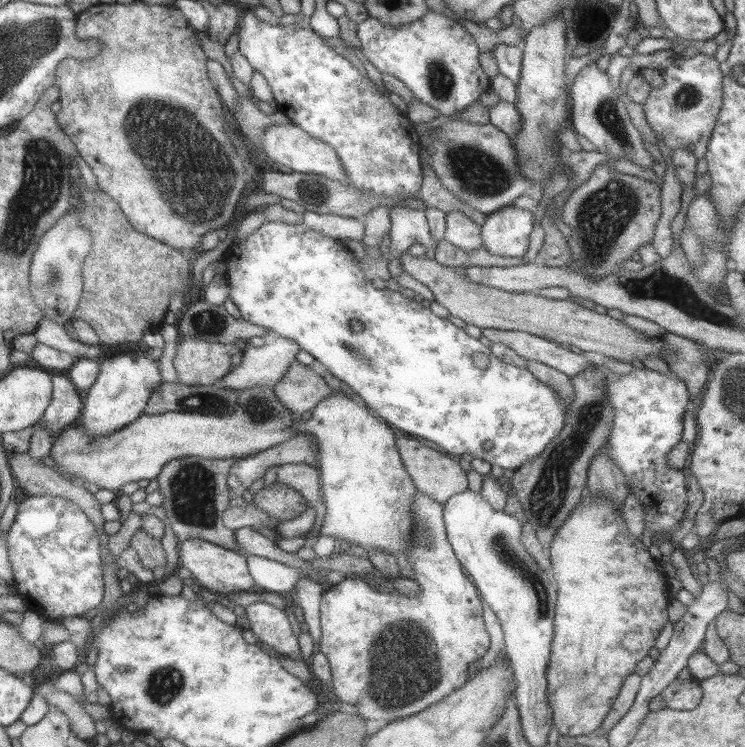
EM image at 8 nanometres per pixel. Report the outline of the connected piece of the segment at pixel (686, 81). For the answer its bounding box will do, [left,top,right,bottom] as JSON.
[642,53,723,160]

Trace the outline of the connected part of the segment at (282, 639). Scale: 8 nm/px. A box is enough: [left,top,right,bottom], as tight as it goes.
[245,602,302,659]

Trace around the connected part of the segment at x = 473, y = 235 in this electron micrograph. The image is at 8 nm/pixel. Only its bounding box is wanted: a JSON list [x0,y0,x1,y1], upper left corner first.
[445,211,483,252]

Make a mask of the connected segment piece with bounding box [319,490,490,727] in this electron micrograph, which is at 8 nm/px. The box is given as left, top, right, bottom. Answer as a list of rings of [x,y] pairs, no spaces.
[[[419,490],[413,496],[412,502],[412,523],[413,523],[413,538],[409,544],[409,550],[405,554],[405,559],[414,568],[415,574],[412,579],[416,584],[420,585],[421,591],[419,594],[395,594],[384,593],[371,588],[368,583],[362,581],[361,578],[347,578],[341,583],[331,586],[324,591],[321,598],[321,637],[319,638],[320,652],[322,652],[329,660],[331,673],[333,676],[334,693],[338,698],[338,702],[356,706],[357,714],[365,719],[377,720],[381,727],[387,725],[391,720],[404,718],[411,714],[416,714],[422,709],[428,708],[431,704],[442,700],[449,692],[460,688],[468,679],[468,664],[470,662],[479,663],[483,656],[490,649],[490,634],[486,631],[484,619],[482,617],[482,598],[476,588],[476,585],[469,578],[448,540],[446,527],[444,523],[444,506],[440,502],[436,502],[433,498],[422,494]]]

